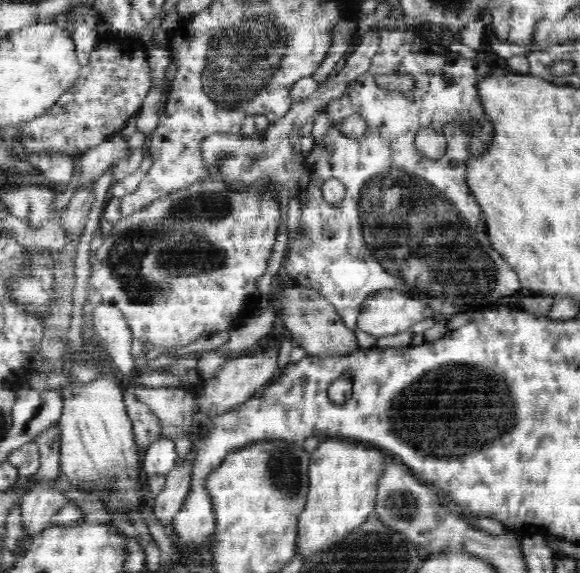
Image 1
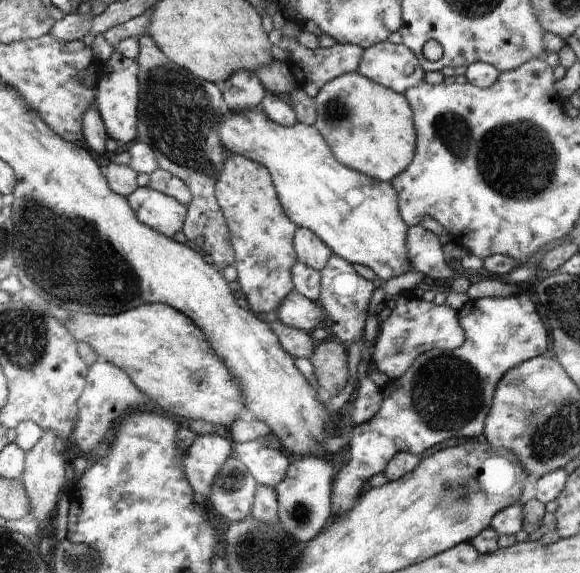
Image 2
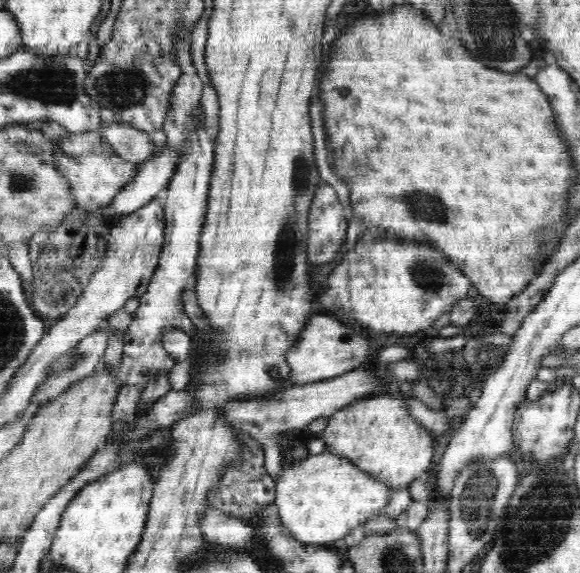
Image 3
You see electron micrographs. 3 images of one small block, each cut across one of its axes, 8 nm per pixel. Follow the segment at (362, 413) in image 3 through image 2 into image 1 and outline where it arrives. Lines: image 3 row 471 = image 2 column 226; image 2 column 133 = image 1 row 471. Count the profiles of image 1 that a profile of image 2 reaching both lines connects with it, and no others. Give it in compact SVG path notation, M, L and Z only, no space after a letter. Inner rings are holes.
M342 440L322 442L311 453L309 490L304 512L298 520L298 539L295 541L300 557L332 547L366 522L375 510L377 480L388 461L388 456L382 456L376 450Z

